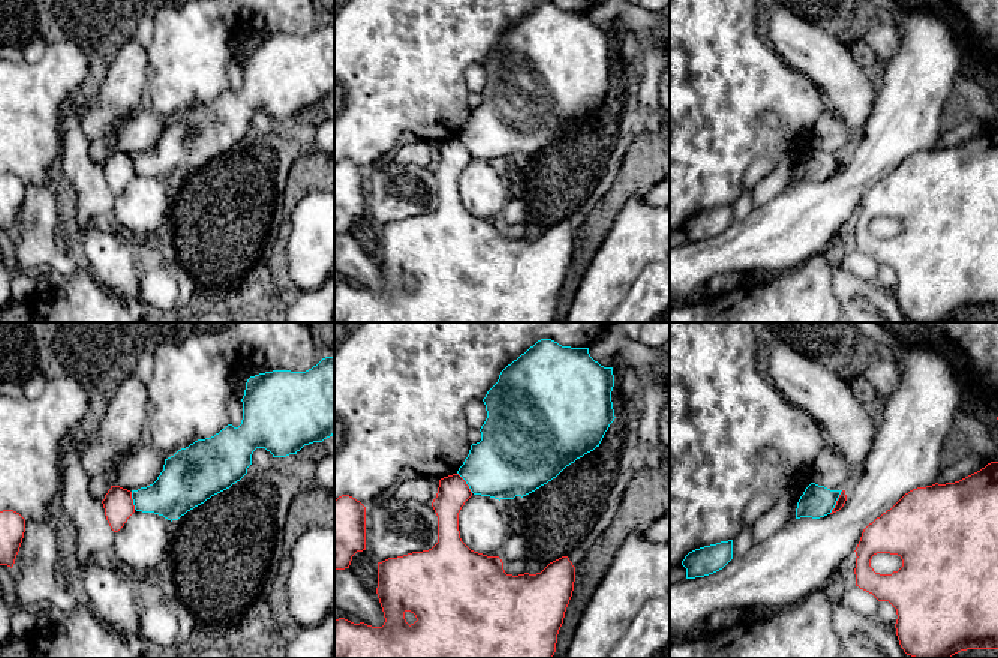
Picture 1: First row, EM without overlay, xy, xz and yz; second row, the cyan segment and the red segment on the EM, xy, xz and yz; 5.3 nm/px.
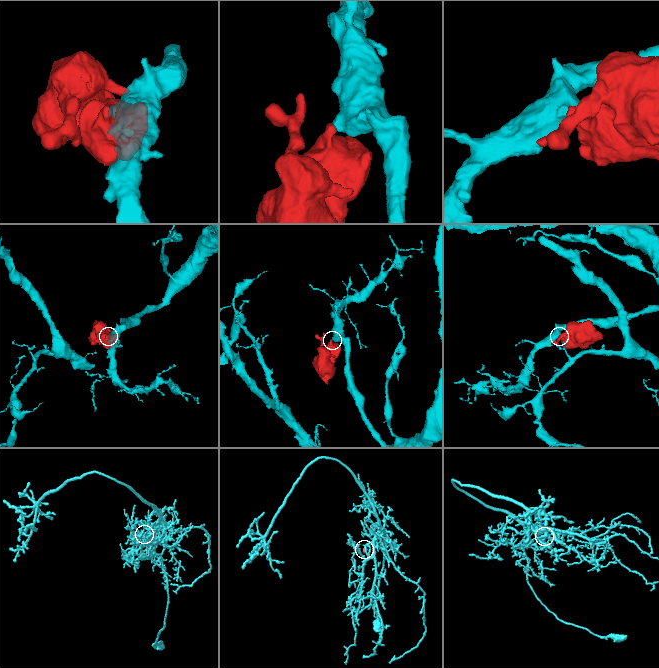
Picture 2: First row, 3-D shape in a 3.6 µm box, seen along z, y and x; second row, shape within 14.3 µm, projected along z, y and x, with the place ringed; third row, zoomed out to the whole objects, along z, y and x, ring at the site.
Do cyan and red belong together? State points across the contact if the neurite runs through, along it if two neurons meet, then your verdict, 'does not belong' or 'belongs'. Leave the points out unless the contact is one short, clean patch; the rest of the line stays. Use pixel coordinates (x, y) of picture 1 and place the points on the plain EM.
border along yz (842, 155), (829, 177); does not belong

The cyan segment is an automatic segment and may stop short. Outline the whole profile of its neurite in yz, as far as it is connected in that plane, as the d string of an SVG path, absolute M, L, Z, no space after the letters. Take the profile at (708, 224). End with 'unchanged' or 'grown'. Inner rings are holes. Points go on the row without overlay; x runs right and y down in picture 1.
M728 204L689 216L682 229L686 232L686 243L695 243L722 234L731 223L733 204Z | unchanged

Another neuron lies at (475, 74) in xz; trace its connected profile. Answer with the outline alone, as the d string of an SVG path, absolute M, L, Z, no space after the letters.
M475 63L466 69L466 84L468 84L469 93L481 93L486 82L487 82L487 75L483 64Z

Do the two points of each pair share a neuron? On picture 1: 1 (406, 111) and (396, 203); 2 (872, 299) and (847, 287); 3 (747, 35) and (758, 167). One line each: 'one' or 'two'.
1: two
2: one
3: two

